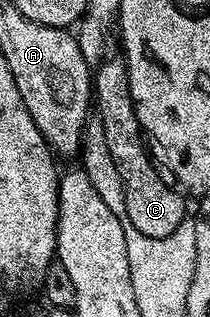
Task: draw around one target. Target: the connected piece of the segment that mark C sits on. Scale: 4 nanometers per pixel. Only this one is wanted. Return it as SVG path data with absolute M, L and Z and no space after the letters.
M106 57L97 64L92 77L92 99L96 104L96 115L98 111L97 126L108 145L108 153L112 153L118 180L122 183L124 215L129 226L140 229L144 237L153 239L168 237L187 218L185 203L187 200L169 182L166 184L161 179L163 176L148 150L147 140L134 112L126 64L121 58Z

